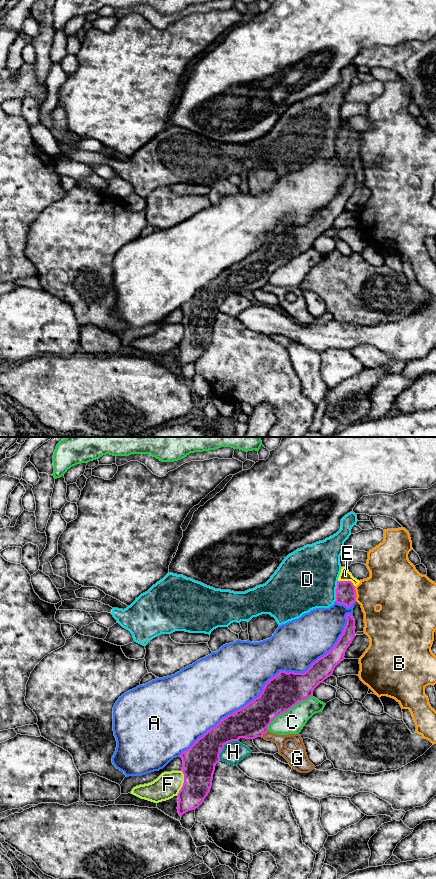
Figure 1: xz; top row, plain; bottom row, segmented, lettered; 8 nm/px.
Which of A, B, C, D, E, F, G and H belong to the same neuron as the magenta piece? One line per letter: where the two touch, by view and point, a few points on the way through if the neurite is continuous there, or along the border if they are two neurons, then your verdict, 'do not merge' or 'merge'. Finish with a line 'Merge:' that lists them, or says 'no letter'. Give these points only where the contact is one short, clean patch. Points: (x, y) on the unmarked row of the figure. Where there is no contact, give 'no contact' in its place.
A: contact xz (273, 229); do not merge
B: contact xz (355, 145); do not merge
C: contact xz (288, 261); do not merge
D: contact xz (336, 143); do not merge
E: contact xz (347, 133); way xz (345, 144), (347, 133), (345, 127); merge
F: contact xz (183, 335); do not merge
G: contact xz (264, 285); do not merge
H: contact xz (223, 298); do not merge
Merge: E

